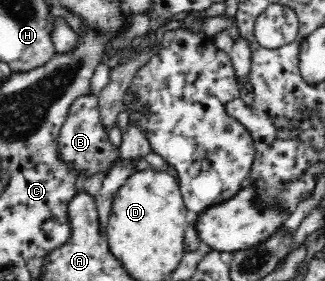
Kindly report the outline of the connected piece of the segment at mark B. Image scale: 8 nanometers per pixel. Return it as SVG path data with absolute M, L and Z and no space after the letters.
M90 93L78 97L60 126L57 137L57 159L69 165L76 175L82 173L86 179L108 173L114 167L114 163L118 163L121 158L120 150L110 141L109 130L102 122L97 95Z

